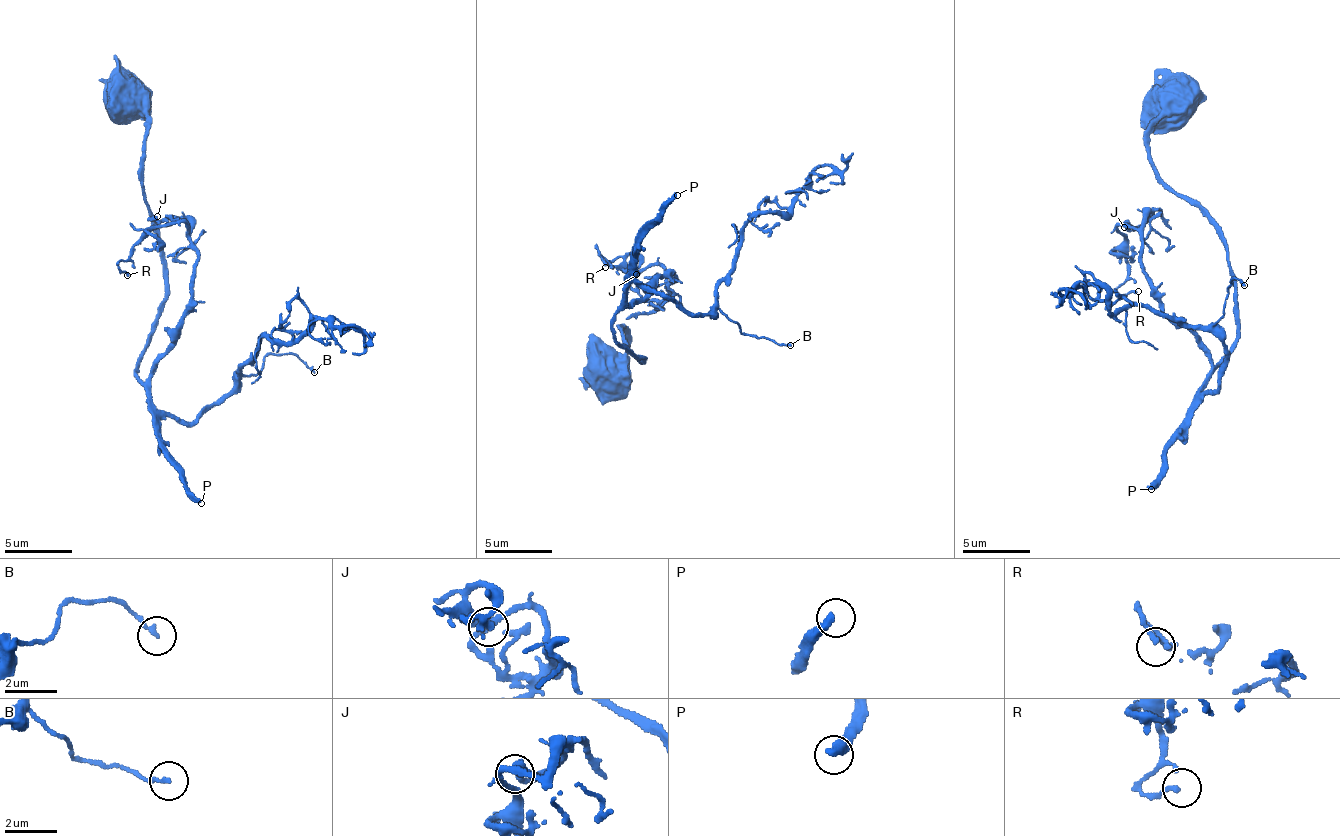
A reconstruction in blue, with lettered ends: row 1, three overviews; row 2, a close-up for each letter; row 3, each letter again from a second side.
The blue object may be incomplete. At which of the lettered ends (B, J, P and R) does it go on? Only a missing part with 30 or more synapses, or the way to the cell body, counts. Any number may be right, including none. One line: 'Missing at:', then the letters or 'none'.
Missing at: P

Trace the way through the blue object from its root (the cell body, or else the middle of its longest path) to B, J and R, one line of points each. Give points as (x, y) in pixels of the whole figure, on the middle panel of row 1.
B: (604, 372), (594, 376), (624, 352), (624, 323), (623, 341), (643, 361), (615, 339), (631, 282), (790, 345)
J: (604, 372), (624, 323), (643, 361), (615, 339), (621, 310), (676, 281), (643, 299), (636, 274)
R: (604, 372), (624, 323), (643, 361), (615, 339), (621, 310), (676, 281), (595, 249), (605, 267)

